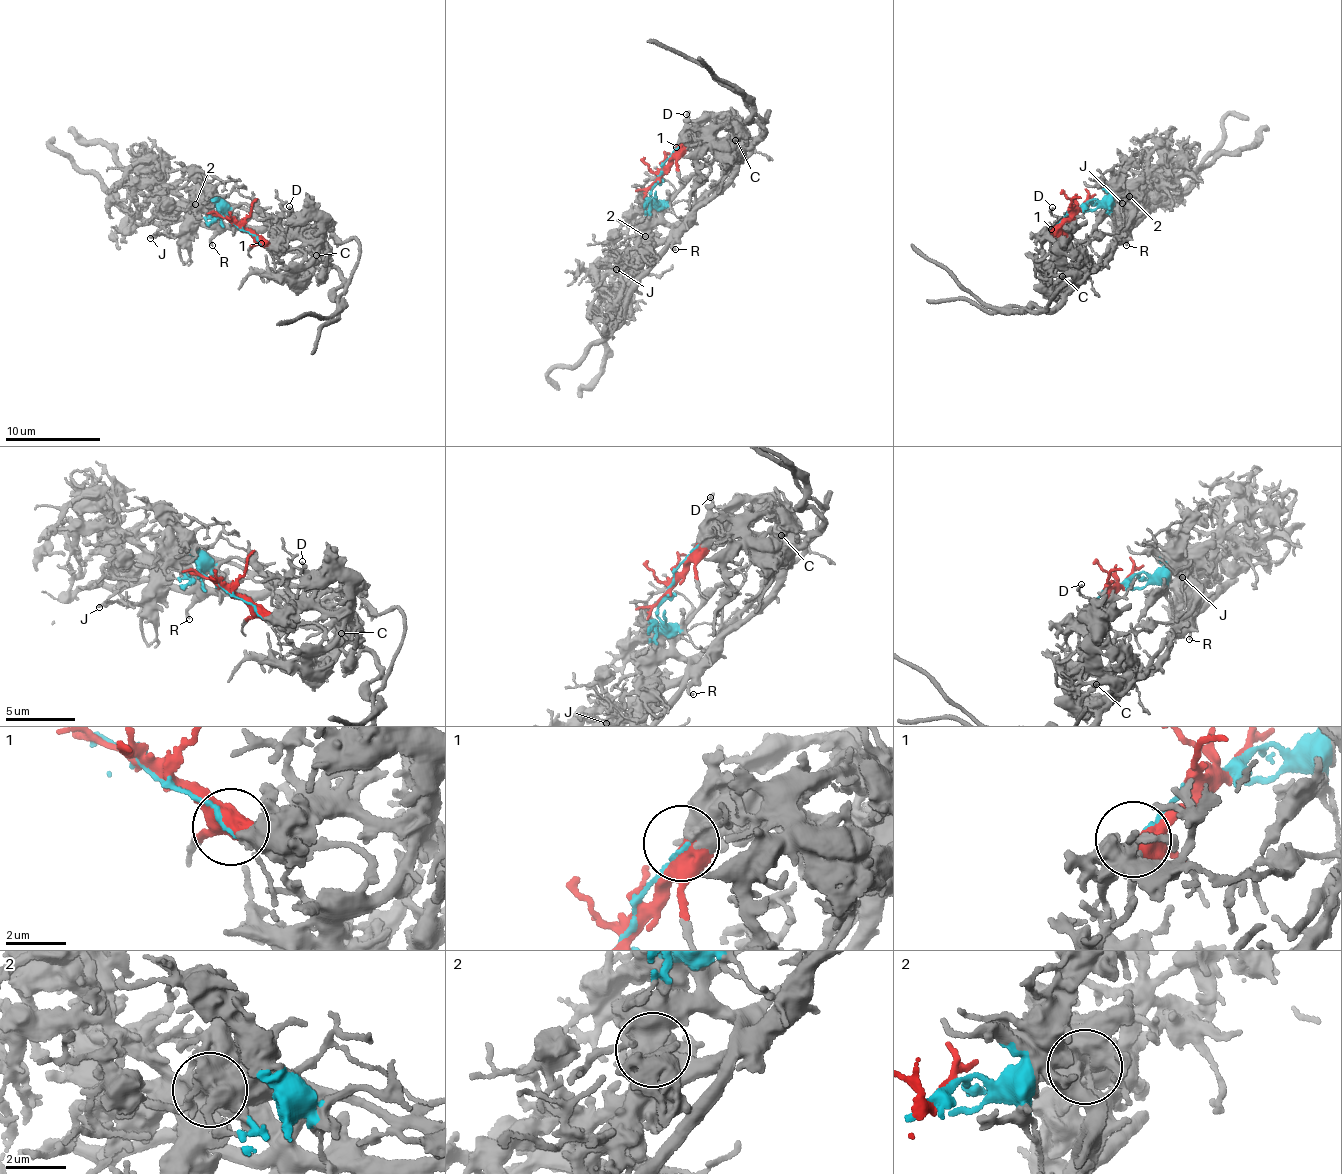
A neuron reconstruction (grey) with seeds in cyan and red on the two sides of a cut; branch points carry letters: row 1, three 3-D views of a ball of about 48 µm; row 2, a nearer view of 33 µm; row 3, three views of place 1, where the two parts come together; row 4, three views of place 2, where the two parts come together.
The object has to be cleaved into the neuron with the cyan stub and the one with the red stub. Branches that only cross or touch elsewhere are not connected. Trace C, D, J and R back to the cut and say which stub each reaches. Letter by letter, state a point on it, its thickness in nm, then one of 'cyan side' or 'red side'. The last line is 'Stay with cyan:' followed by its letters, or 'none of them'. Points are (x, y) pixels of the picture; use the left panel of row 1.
C: (316, 255) | 320 nm | red side
D: (289, 206) | 170 nm | red side
J: (150, 238) | 200 nm | cyan side
R: (212, 245) | 180 nm | red side
Stay with cyan: J

